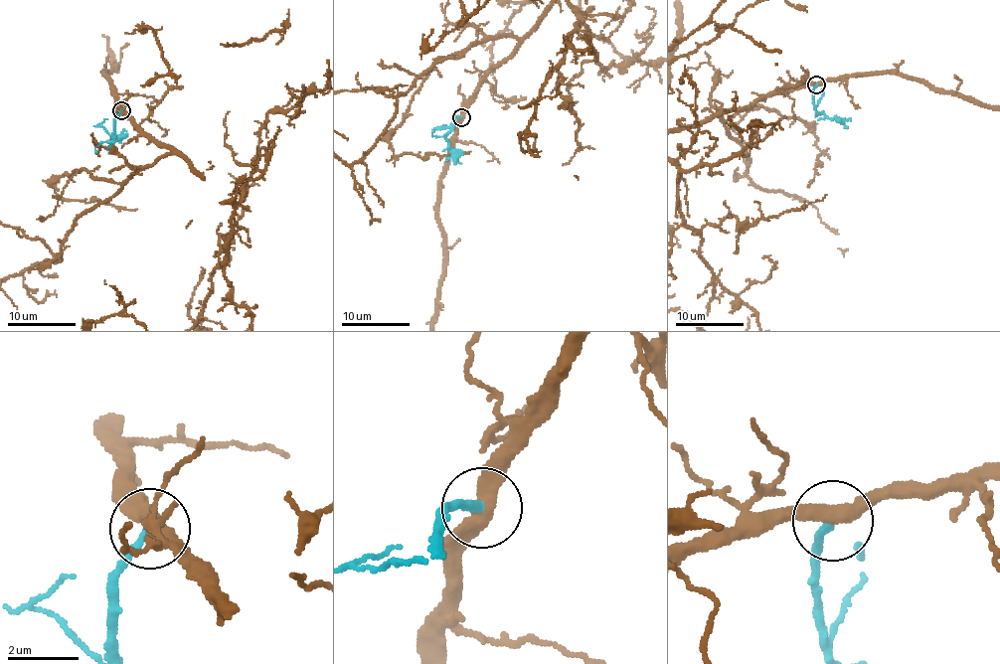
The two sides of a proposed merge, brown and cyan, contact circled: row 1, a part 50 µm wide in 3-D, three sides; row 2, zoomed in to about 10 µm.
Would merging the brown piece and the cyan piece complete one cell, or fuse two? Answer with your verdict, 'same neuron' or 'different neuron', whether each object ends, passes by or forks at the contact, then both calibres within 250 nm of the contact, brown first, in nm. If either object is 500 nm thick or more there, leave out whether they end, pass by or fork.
different neuron | brown passes by | cyan ends | 400/200 nm

